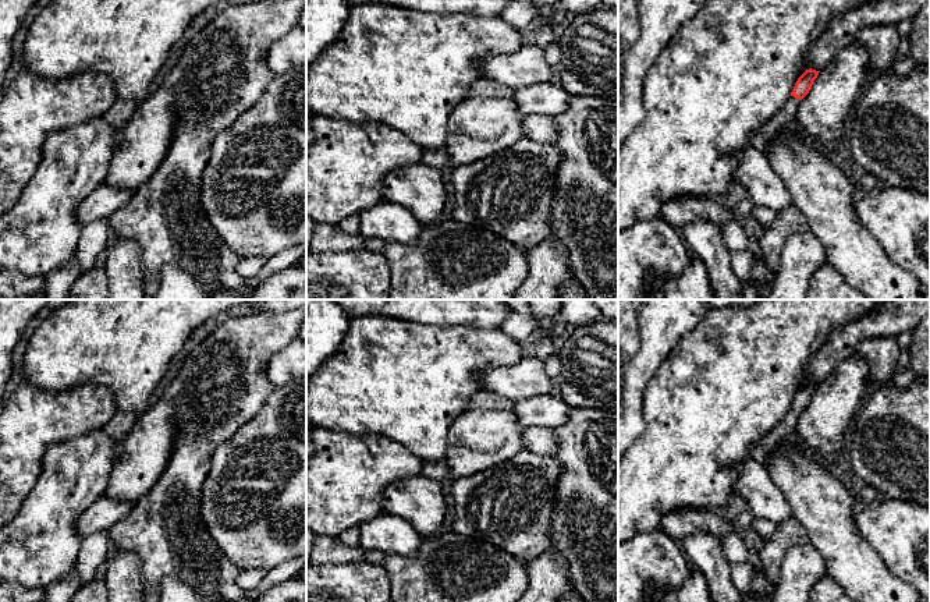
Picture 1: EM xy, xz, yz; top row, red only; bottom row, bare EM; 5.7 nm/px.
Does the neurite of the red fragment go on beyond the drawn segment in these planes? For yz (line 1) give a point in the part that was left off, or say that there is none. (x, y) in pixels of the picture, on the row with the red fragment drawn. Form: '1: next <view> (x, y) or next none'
1: next yz (784, 117)

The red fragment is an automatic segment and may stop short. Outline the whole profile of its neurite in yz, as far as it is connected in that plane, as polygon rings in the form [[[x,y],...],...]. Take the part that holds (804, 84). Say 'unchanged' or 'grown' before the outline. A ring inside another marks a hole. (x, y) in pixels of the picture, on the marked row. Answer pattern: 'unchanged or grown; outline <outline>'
grown; outline [[[806,70],[796,81],[791,96],[778,109],[778,111],[757,131],[752,135],[750,144],[755,149],[764,150],[766,145],[782,130],[789,127],[796,116],[801,100],[812,89],[813,81],[817,78],[820,71]]]

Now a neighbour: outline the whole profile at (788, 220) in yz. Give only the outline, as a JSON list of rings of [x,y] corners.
[[[794,203],[775,212],[773,224],[764,229],[760,237],[762,258],[774,275],[780,269],[780,256],[785,241],[792,234],[807,230],[809,223],[805,215]]]

